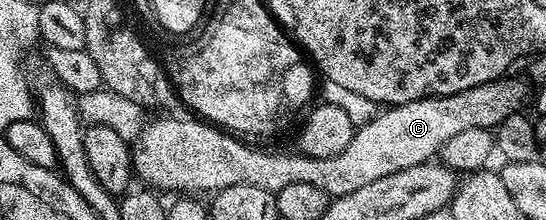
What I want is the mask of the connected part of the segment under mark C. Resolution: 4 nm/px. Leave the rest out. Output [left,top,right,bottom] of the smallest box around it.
[132,78,529,197]

